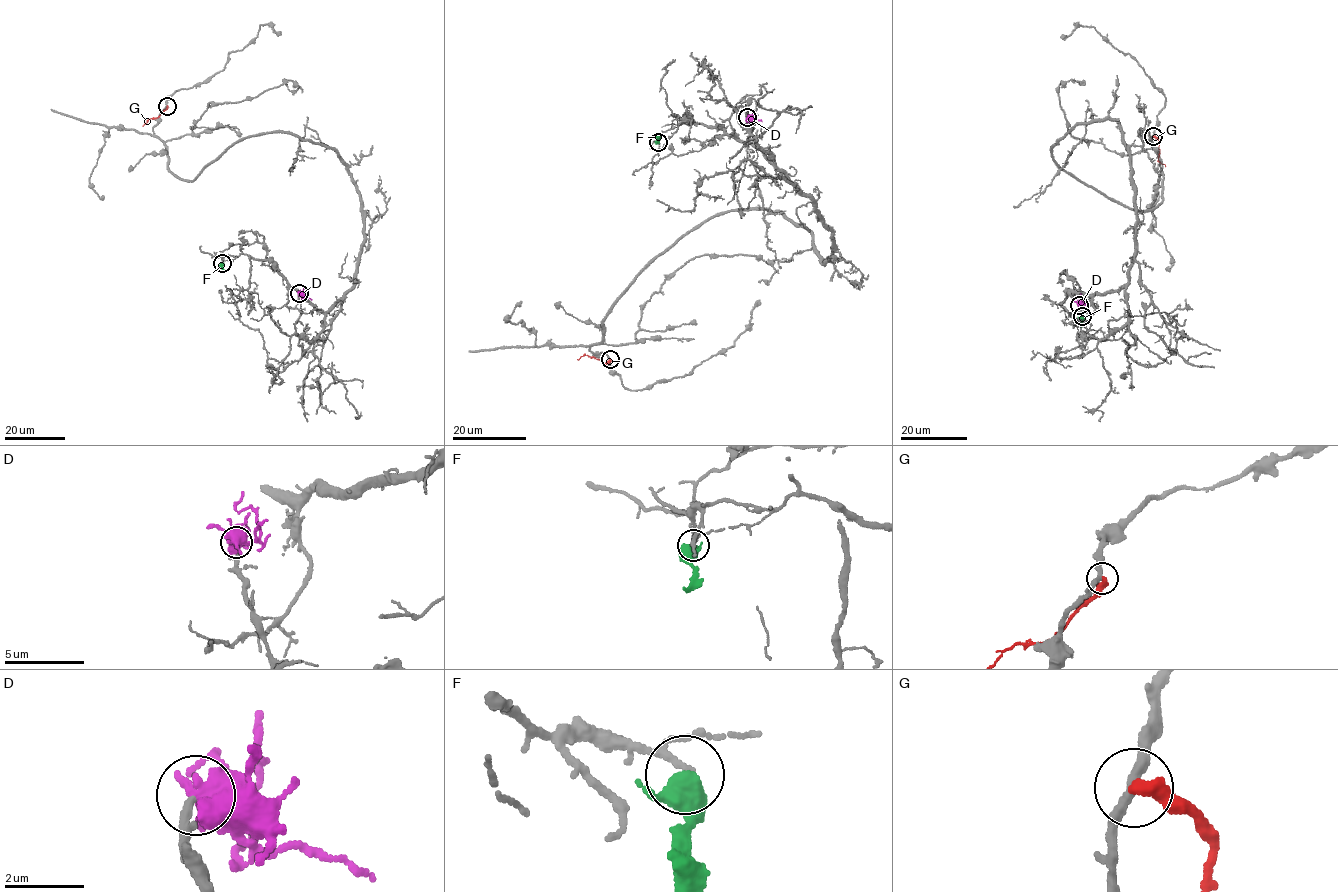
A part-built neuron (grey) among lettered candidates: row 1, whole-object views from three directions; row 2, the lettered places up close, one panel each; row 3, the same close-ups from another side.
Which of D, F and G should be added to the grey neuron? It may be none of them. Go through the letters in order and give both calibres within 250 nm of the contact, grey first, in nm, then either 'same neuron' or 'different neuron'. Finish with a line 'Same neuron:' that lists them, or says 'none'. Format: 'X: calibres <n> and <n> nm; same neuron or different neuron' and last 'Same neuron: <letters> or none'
D: calibres 160 and 480 nm; same neuron
F: calibres 130 and 500 nm; different neuron
G: calibres 280 and 400 nm; different neuron
Same neuron: D

